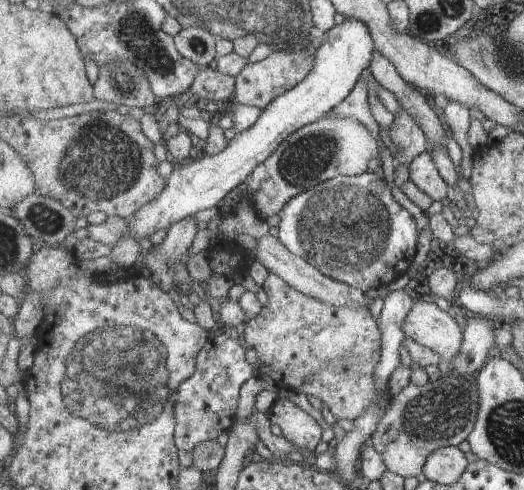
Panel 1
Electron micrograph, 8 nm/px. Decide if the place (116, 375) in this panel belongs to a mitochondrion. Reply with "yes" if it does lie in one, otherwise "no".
yes

